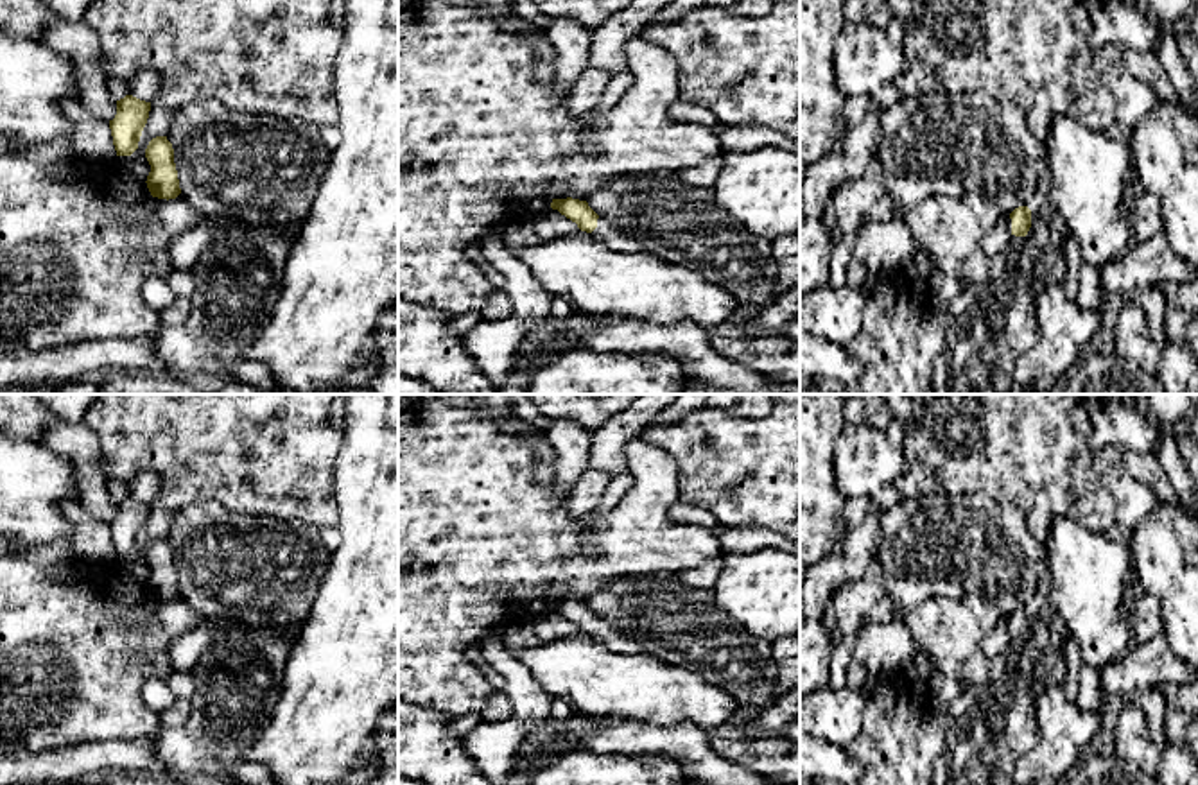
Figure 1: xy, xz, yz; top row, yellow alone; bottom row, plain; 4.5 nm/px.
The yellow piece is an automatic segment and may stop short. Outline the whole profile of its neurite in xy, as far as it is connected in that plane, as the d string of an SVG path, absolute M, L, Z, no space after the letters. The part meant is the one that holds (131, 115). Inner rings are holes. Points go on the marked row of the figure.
M133 95L117 100L117 115L109 120L117 156L131 156L138 149L149 111L151 102L140 100Z

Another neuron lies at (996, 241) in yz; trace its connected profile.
M1006 219L999 220L994 229L983 237L979 249L985 253L986 258L992 258L1004 251L1010 242L1010 231Z

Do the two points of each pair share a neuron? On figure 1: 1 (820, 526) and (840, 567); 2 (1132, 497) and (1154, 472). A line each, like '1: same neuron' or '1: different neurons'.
1: different neurons
2: different neurons

